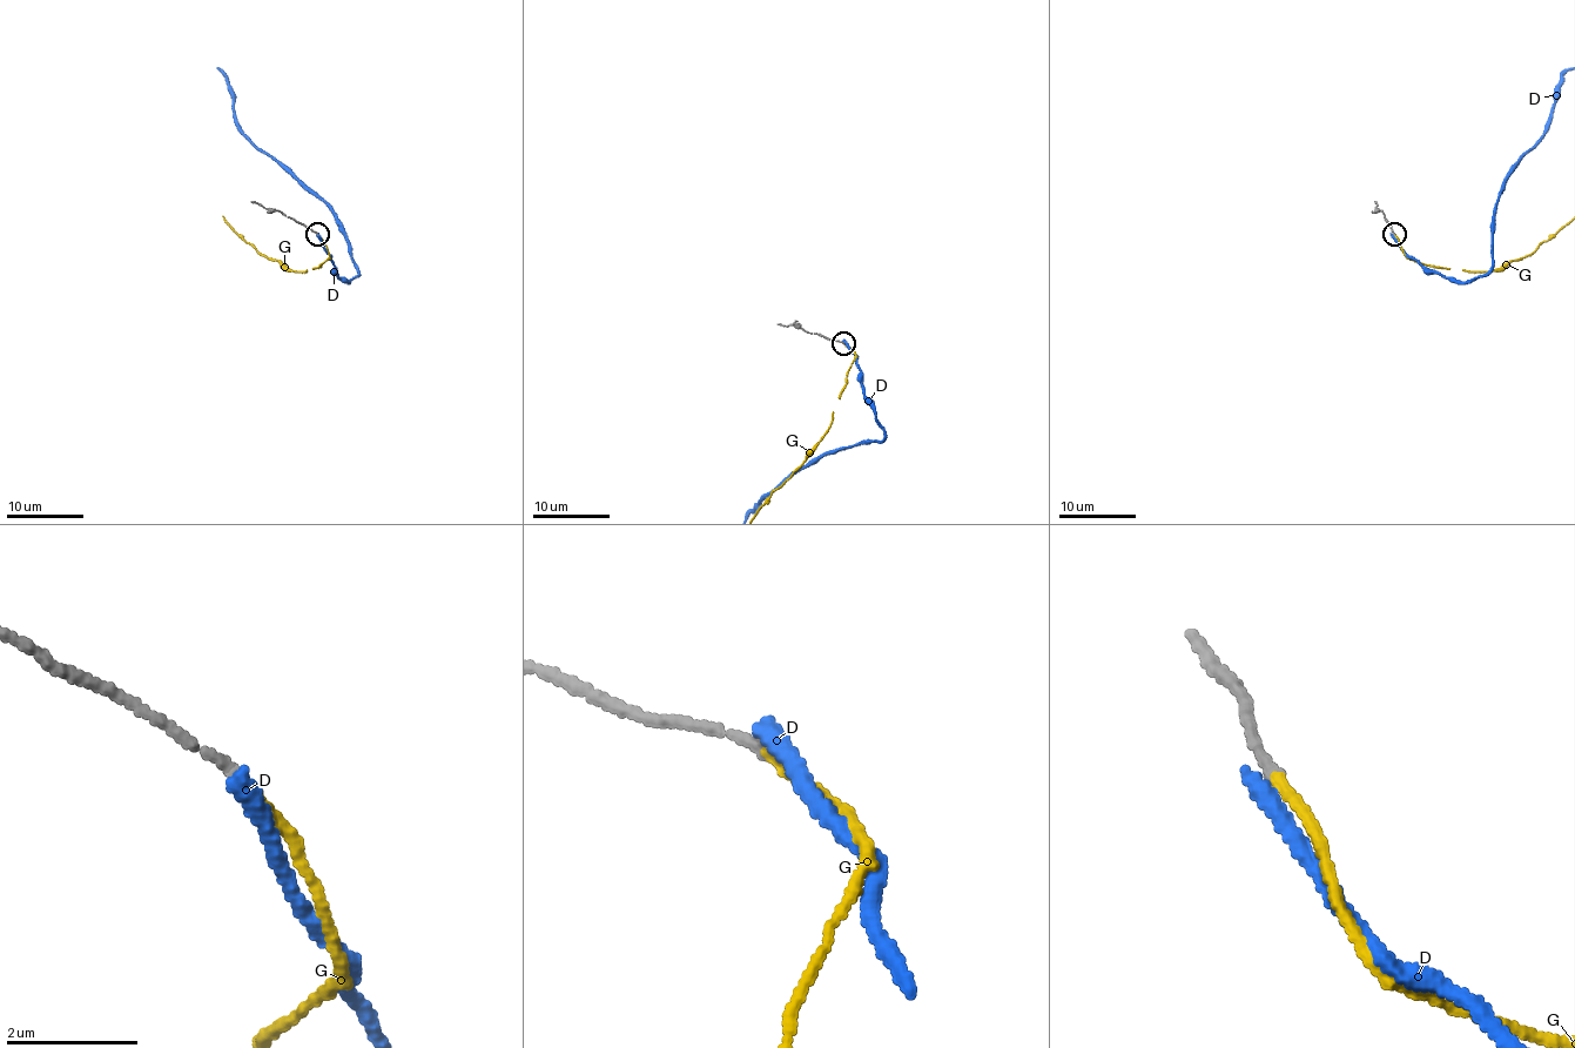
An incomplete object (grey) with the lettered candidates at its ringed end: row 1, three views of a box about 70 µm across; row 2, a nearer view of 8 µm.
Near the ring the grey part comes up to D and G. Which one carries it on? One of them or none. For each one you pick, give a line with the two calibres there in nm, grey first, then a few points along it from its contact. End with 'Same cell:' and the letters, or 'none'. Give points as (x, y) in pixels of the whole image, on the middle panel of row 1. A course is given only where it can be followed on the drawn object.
G: 140 nm thick on the grey side, 170 nm on the other
Same cell: G

